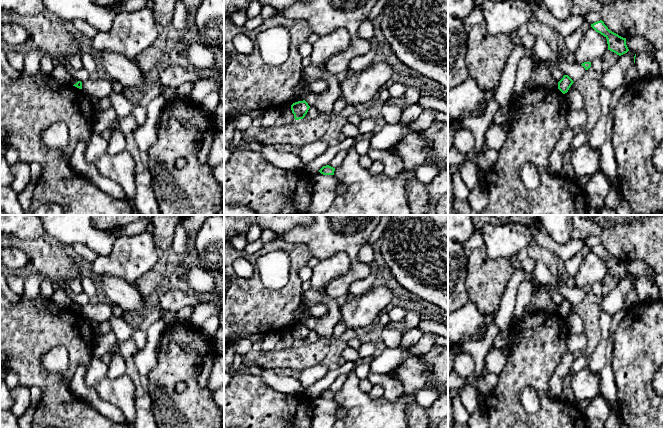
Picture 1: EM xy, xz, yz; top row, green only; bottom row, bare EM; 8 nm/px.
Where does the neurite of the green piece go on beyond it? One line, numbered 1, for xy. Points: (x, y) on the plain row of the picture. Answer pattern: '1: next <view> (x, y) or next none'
1: next none

